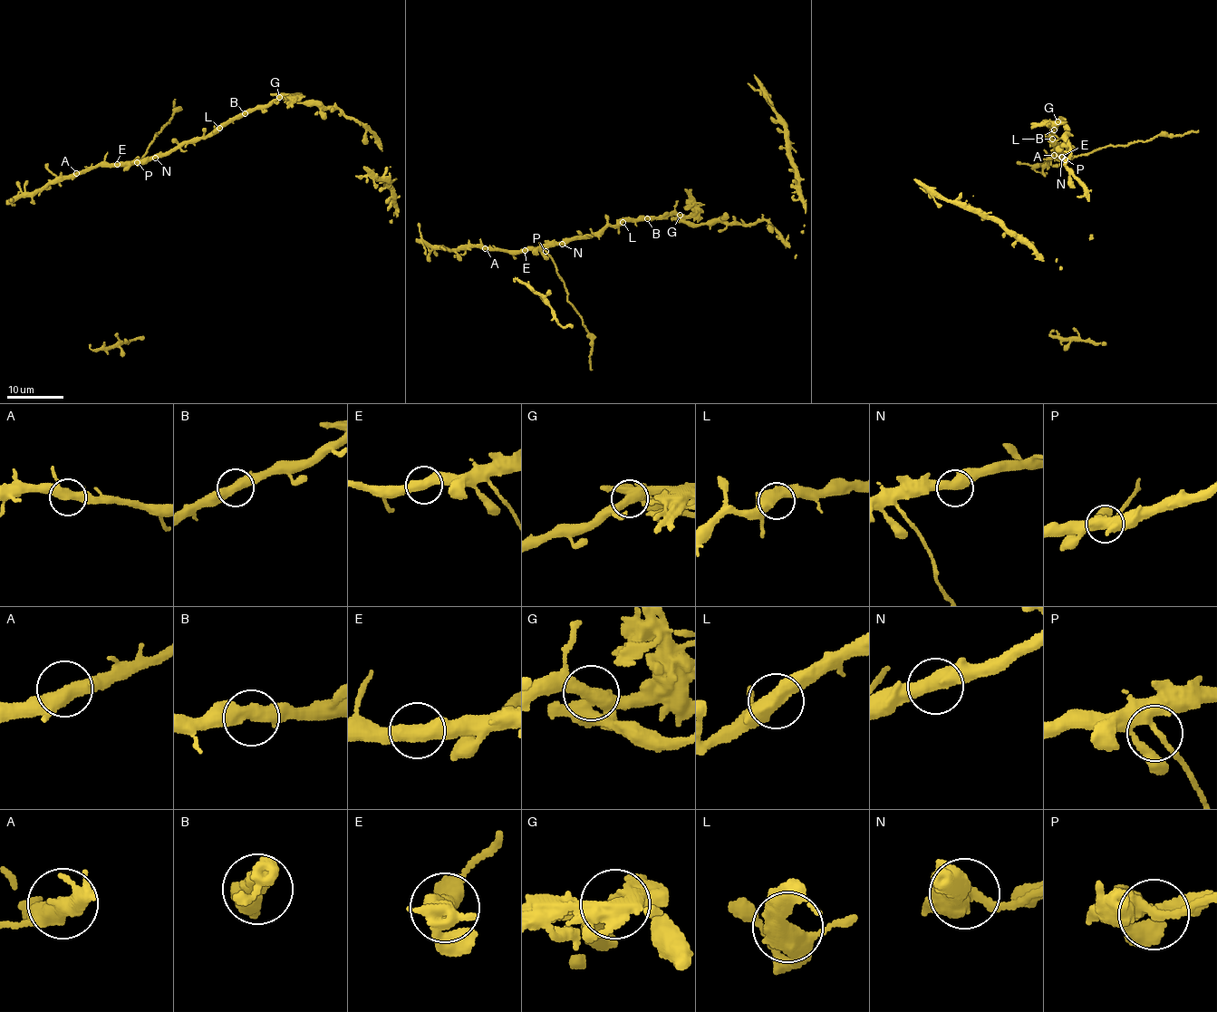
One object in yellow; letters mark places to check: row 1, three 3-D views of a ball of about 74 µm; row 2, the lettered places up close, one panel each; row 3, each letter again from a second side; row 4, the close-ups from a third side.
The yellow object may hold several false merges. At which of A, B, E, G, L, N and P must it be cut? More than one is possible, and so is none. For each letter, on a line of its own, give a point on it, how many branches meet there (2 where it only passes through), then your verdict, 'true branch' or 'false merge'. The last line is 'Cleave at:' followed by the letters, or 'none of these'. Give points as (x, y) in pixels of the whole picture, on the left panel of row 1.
A: at (76, 173); 2 branches meet; true branch
B: at (245, 113); 2 branches meet; true branch
E: at (117, 164); 2 branches meet; true branch
G: at (279, 97); 2 branches meet; false merge
L: at (219, 128); 2 branches meet; true branch
N: at (155, 158); 2 branches meet; true branch
P: at (137, 162); 2 branches meet; false merge
Cleave at: G, P

